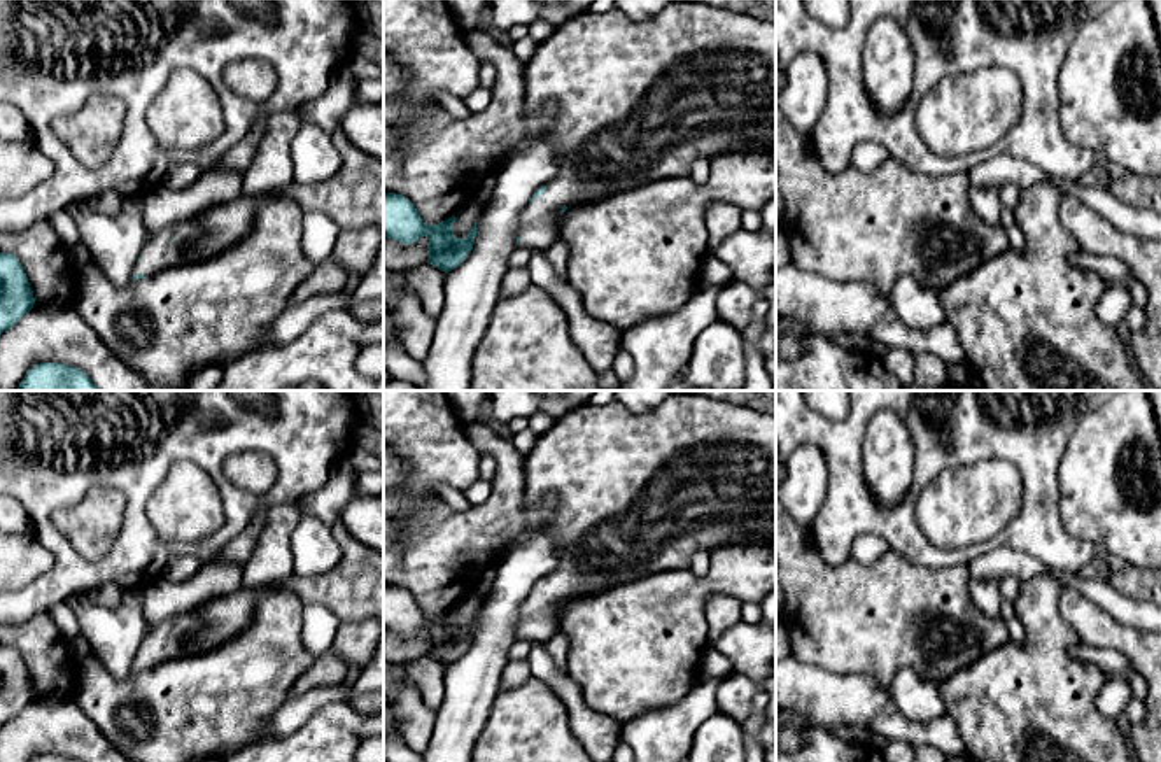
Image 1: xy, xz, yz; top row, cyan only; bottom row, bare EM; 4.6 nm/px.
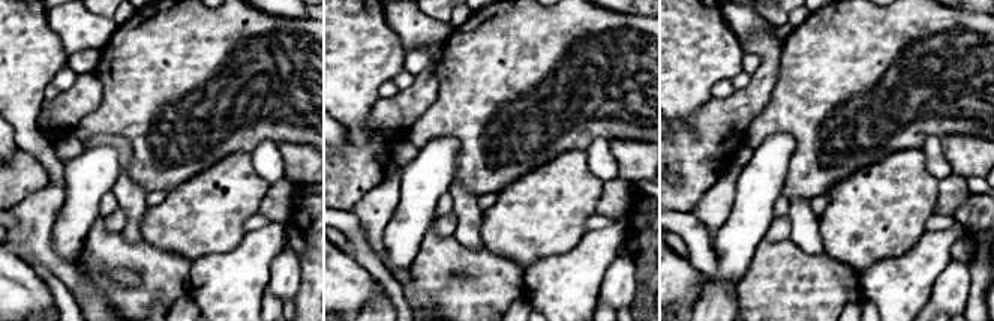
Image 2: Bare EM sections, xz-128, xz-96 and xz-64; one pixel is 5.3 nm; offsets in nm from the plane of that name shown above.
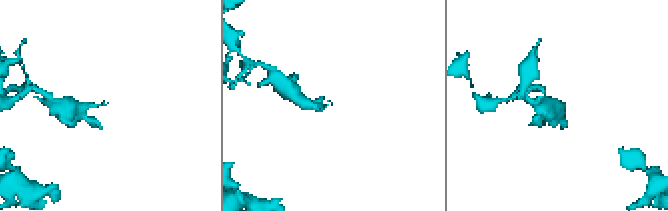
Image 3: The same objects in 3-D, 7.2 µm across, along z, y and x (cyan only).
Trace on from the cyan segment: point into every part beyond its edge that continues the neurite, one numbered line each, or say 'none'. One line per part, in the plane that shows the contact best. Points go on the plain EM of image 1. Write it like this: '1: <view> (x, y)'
1: xz (634, 494)

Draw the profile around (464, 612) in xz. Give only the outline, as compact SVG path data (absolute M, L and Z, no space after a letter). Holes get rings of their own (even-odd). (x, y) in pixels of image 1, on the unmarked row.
M476 590L468 594L457 606L455 606L455 615L454 615L454 627L457 631L466 631L475 615L478 613L482 606L482 597Z

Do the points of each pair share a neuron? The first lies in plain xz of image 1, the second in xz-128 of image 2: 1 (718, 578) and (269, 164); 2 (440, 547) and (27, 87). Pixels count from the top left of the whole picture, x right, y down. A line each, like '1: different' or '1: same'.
1: different
2: different

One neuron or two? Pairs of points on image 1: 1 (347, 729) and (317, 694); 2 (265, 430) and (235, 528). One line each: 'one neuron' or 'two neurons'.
1: two neurons
2: one neuron

